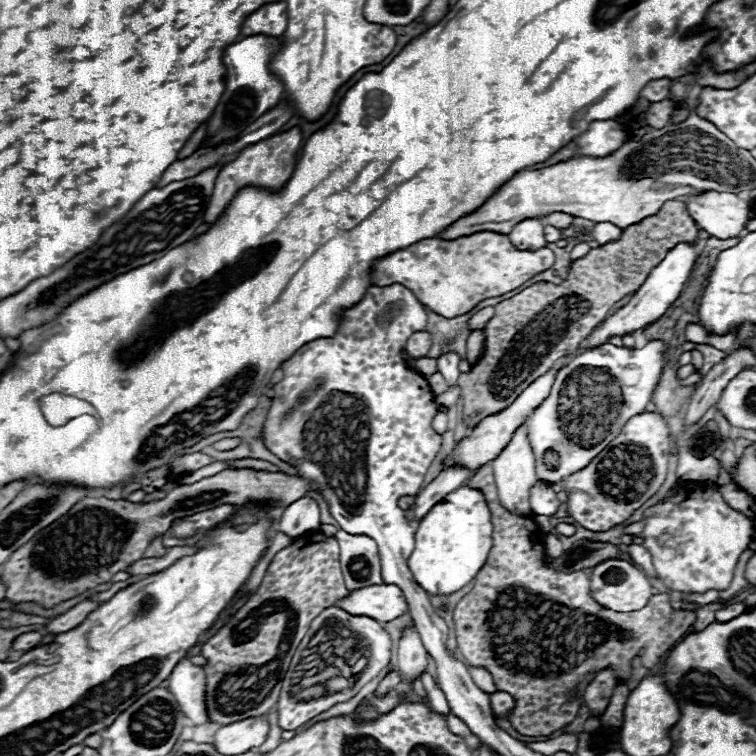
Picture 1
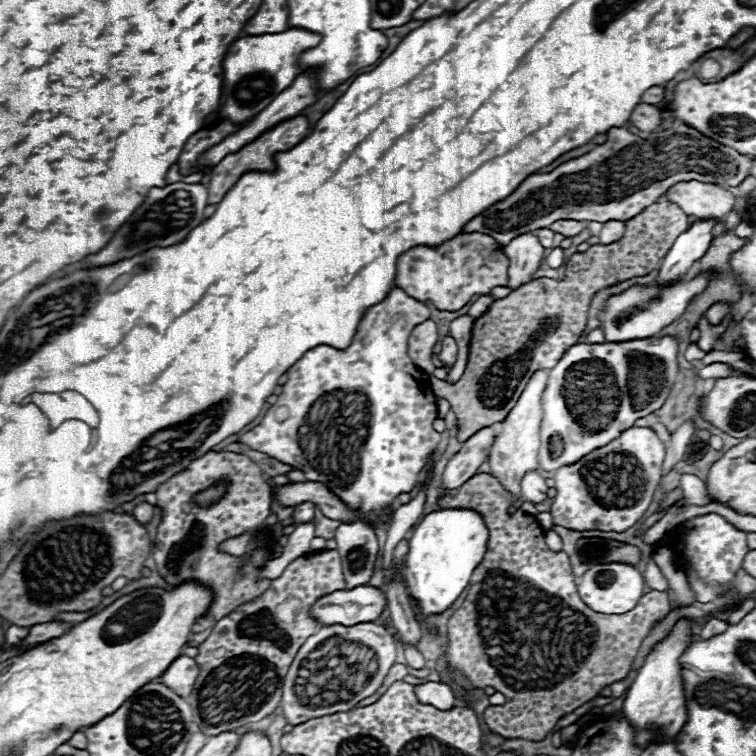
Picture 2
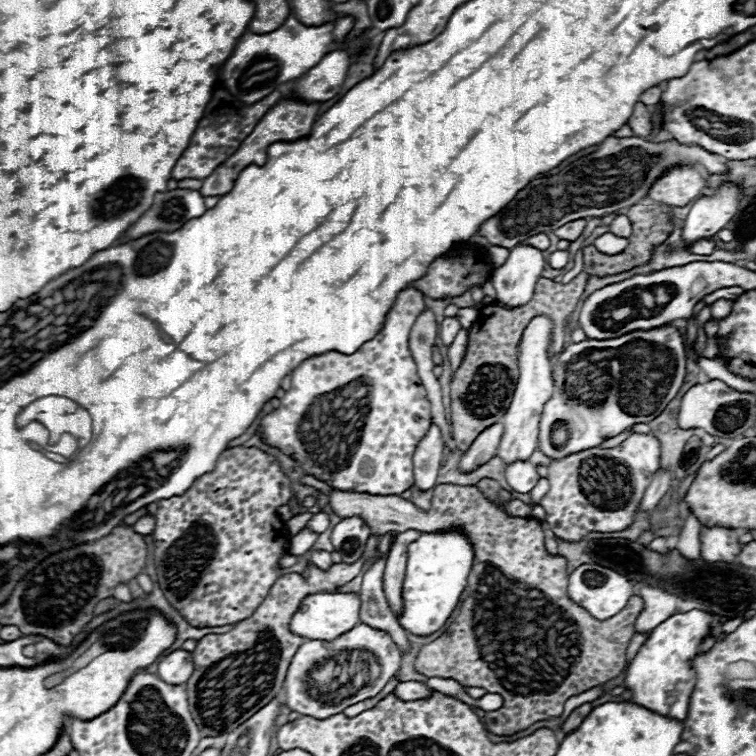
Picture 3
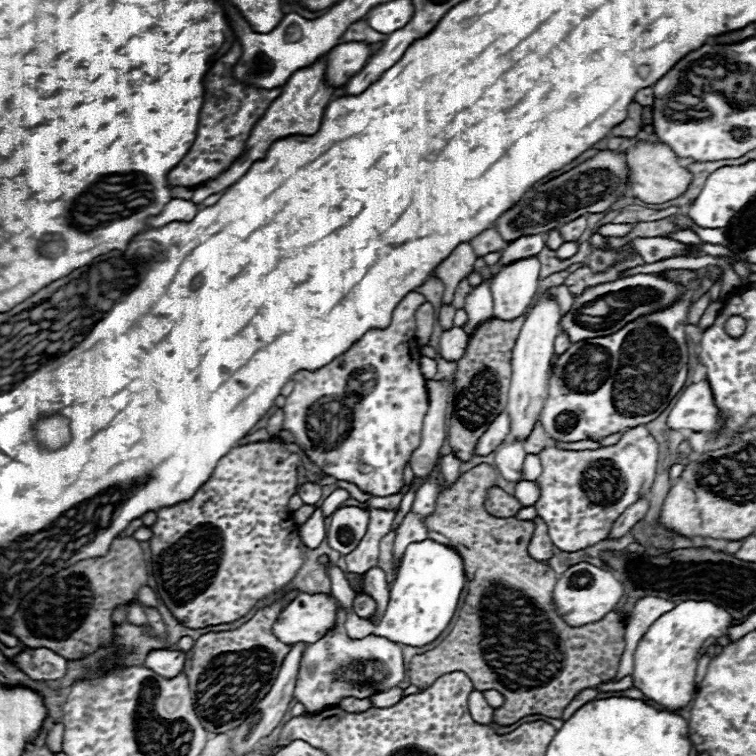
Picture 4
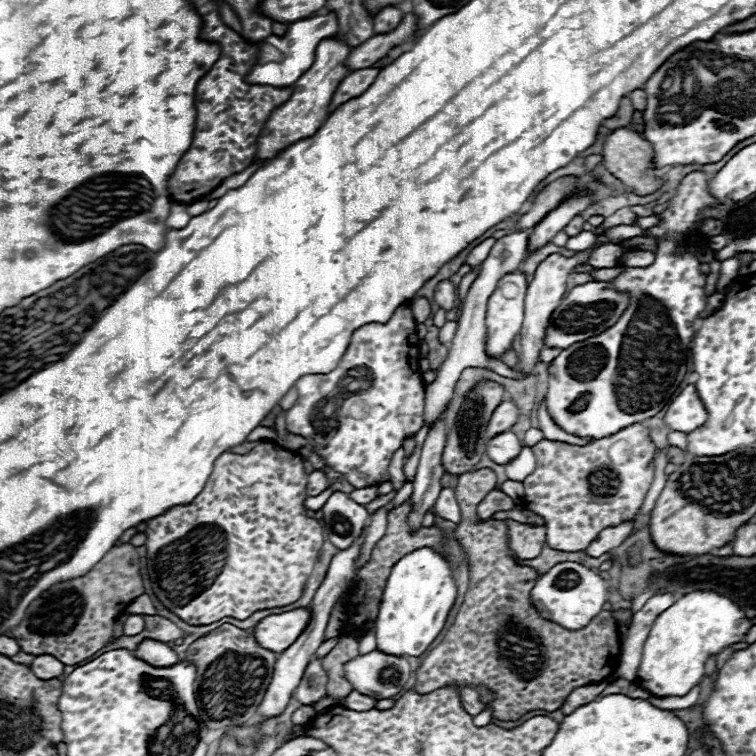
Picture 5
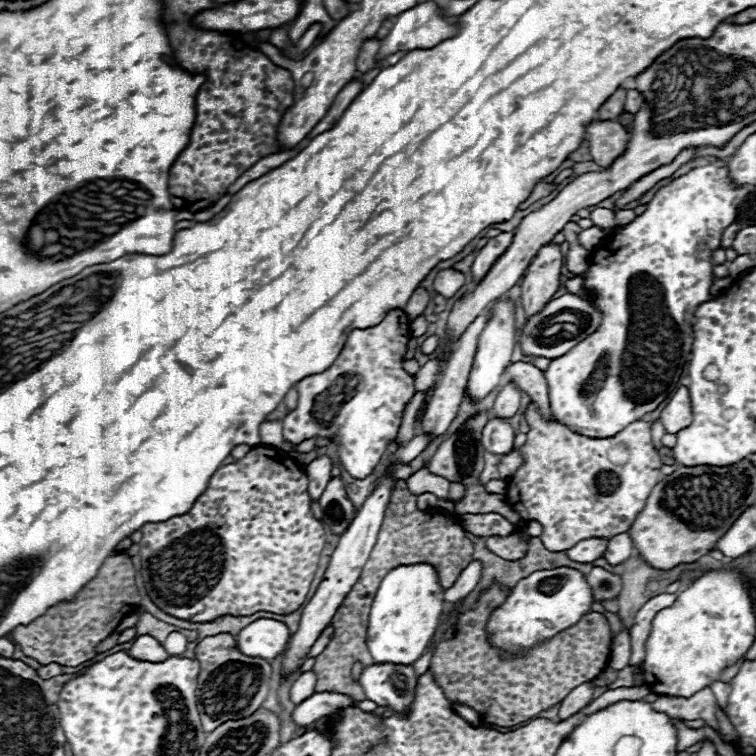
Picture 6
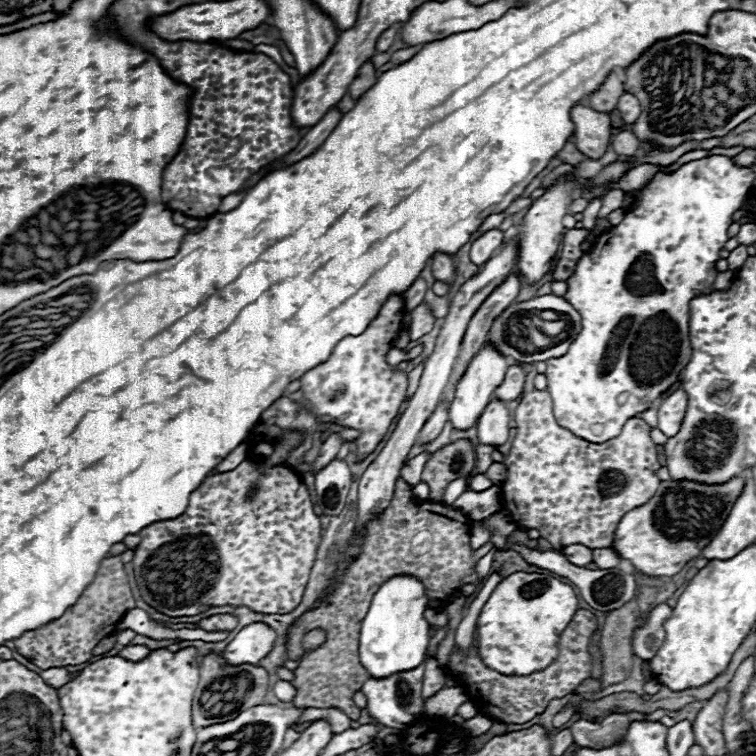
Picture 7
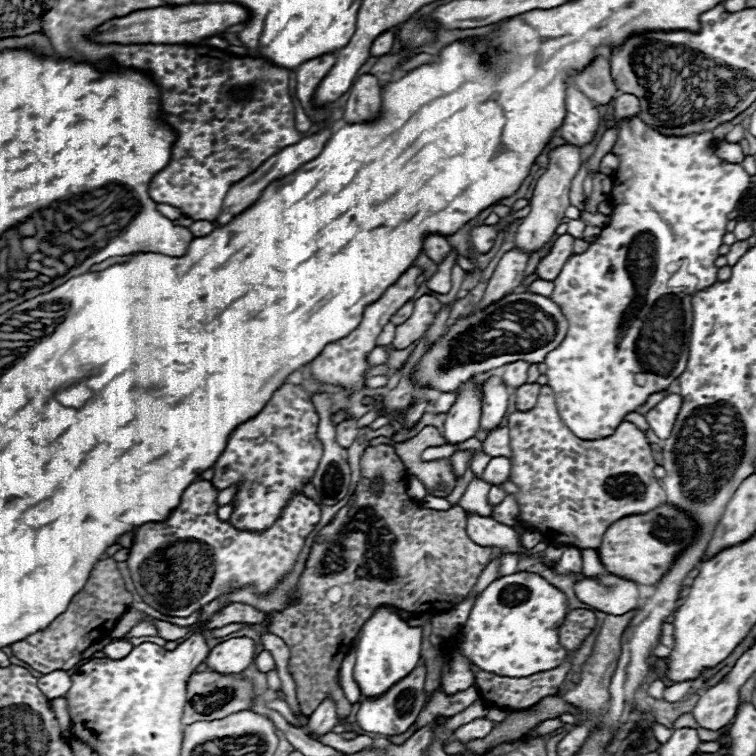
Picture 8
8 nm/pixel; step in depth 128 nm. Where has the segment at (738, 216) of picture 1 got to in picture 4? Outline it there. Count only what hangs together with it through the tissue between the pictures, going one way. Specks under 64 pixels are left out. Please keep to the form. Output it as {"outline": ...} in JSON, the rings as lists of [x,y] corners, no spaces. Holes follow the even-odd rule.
{"outline":[[[642,142],[634,148],[626,148],[626,162],[630,166],[630,190],[634,198],[650,204],[670,202],[682,196],[692,182],[692,174],[688,168],[680,166],[680,158],[666,144],[650,144]]]}

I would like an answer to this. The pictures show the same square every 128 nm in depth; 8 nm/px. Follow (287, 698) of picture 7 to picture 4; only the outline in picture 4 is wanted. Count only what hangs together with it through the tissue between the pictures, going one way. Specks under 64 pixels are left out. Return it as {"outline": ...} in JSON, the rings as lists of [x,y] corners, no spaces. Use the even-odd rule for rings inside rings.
{"outline":[[[341,606],[338,609],[334,629],[326,633],[326,636],[320,638],[318,642],[308,644],[308,648],[304,648],[304,656],[300,660],[300,670],[298,670],[296,688],[294,688],[294,700],[304,704],[308,714],[316,714],[316,712],[322,712],[324,708],[338,706],[340,700],[348,698],[348,696],[368,698],[372,694],[386,692],[404,680],[404,660],[402,660],[400,644],[396,644],[392,640],[384,640],[382,636],[374,634],[360,640],[350,639],[342,626],[346,620],[346,611]],[[366,662],[372,664],[372,668],[374,668],[372,672],[376,672],[376,676],[366,678],[364,684],[360,684],[360,682],[346,684],[342,680],[340,670],[344,668],[344,664],[366,664]]]}

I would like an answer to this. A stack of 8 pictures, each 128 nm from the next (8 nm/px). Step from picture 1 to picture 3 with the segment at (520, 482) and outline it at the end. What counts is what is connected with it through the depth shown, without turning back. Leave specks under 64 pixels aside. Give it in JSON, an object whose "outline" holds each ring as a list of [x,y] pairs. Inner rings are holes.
{"outline":[[[538,316],[534,318],[528,328],[524,330],[522,336],[522,344],[520,344],[520,378],[514,390],[514,398],[510,408],[506,410],[506,414],[502,416],[502,424],[504,424],[504,434],[500,438],[496,456],[508,466],[516,460],[528,460],[532,456],[532,452],[538,446],[538,432],[540,432],[540,418],[542,418],[542,410],[544,404],[550,400],[552,396],[552,366],[548,360],[548,344],[550,344],[550,334],[552,334],[552,322],[550,318]]]}

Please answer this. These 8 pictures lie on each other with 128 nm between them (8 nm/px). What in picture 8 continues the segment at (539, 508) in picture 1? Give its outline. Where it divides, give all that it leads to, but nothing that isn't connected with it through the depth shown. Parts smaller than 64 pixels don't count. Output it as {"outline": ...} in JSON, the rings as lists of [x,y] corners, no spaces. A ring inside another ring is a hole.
{"outline":[[[490,376],[490,378],[484,382],[482,394],[484,394],[484,400],[482,400],[480,428],[482,428],[484,432],[498,430],[502,418],[506,416],[508,398],[510,398],[512,390],[506,388],[498,376]]]}

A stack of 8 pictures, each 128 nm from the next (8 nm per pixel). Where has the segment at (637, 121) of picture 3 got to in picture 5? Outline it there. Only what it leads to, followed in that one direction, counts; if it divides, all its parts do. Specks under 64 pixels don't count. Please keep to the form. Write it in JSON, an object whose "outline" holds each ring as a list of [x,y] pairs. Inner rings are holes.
{"outline":[[[622,98],[622,100],[620,100],[620,108],[618,108],[616,116],[614,116],[614,118],[604,120],[604,126],[606,126],[608,130],[628,128],[628,126],[632,124],[632,114],[634,114],[634,108],[632,108],[630,98]]]}

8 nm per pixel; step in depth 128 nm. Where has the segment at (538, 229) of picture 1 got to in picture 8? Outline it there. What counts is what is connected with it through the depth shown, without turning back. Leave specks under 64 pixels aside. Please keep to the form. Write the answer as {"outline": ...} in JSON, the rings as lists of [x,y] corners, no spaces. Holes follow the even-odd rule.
{"outline":[[[488,374],[474,376],[472,380],[466,380],[458,390],[456,404],[448,410],[444,422],[444,438],[448,440],[448,444],[466,442],[480,430],[480,414],[482,414],[480,384],[486,378]]]}

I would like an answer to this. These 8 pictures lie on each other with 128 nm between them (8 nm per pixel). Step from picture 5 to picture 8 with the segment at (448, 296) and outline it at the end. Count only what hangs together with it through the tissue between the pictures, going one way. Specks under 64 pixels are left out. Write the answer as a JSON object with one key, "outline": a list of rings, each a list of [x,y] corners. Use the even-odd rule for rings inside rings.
{"outline":[[[430,234],[424,240],[424,252],[428,254],[430,260],[434,260],[436,264],[440,264],[446,258],[446,254],[450,252],[450,244],[448,244],[446,238],[436,236],[436,234]]]}

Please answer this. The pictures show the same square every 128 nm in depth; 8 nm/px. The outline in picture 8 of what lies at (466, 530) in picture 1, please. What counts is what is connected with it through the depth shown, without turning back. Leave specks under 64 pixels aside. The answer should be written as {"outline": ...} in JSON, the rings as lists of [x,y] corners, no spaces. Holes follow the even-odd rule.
{"outline":[[[380,606],[362,626],[362,636],[356,642],[356,666],[354,680],[360,686],[362,698],[380,696],[392,684],[408,676],[420,660],[423,627],[412,627],[398,616],[396,606]]]}

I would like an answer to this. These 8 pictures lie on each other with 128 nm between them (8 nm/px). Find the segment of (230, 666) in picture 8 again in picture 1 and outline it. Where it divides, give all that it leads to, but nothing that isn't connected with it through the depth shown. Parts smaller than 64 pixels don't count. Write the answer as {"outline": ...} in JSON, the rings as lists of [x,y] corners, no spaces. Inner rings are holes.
{"outline":[[[396,584],[366,586],[350,592],[350,596],[342,598],[336,604],[350,614],[364,614],[378,622],[390,622],[408,612],[404,592]]]}

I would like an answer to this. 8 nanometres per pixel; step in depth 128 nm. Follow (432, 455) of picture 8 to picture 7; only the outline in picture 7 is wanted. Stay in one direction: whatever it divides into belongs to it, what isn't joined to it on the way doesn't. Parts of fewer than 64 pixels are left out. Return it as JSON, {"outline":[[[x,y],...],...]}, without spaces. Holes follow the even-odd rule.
{"outline":[[[420,454],[420,456],[416,456],[416,458],[412,458],[412,460],[408,460],[406,462],[406,466],[402,468],[402,472],[400,472],[400,476],[408,482],[408,484],[418,484],[420,482],[420,474],[422,474],[422,468],[424,468],[424,464],[426,464],[426,460],[430,458],[430,454]]]}

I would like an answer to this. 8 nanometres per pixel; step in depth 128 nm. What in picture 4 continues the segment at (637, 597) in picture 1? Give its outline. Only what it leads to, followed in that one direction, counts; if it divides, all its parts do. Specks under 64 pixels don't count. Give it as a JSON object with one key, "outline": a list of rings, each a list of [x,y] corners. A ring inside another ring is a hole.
{"outline":[[[580,562],[570,566],[554,588],[554,602],[558,604],[560,614],[570,626],[584,626],[590,622],[602,620],[608,612],[612,612],[624,596],[624,586],[610,572],[596,568],[588,562]]]}

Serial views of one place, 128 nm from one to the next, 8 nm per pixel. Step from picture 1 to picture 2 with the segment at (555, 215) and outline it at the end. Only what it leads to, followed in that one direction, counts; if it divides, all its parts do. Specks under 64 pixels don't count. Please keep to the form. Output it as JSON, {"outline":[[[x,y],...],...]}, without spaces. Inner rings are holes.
{"outline":[[[556,220],[556,224],[550,224],[552,232],[564,234],[566,238],[572,238],[572,236],[580,234],[584,228],[586,228],[586,224],[580,222],[580,220]]]}

